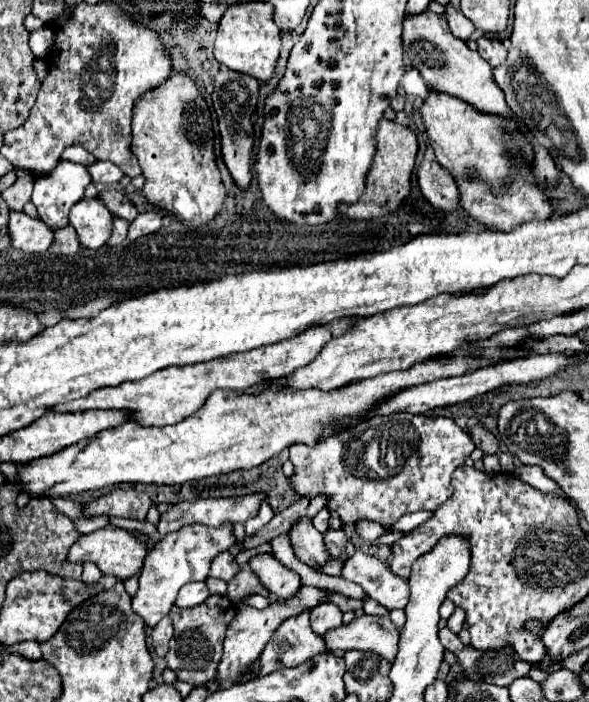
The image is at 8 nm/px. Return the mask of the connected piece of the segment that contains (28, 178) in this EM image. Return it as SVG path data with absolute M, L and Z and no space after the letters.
M16 170L16 182L14 186L10 186L8 190L2 192L2 198L6 200L6 204L12 208L12 210L22 210L24 204L30 200L30 194L32 194L32 182L34 182L34 176L32 172L28 170Z

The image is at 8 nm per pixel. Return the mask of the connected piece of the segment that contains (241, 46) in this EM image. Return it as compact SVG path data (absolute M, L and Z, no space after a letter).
M248 2L234 4L226 10L220 20L216 42L214 42L214 58L240 74L248 74L258 82L268 82L274 76L276 60L280 54L280 28L272 20L272 6L266 2Z

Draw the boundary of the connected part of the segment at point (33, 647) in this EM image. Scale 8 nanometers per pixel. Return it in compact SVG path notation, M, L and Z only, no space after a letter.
M26 641L12 645L11 652L17 652L28 660L36 661L42 658L40 643L36 641Z

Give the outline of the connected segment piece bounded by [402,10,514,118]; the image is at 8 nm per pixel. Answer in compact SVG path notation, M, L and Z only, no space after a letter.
M430 10L422 12L422 16L406 14L402 26L404 26L402 48L412 60L414 68L424 78L426 86L438 92L446 92L450 96L458 96L482 112L514 118L504 100L504 92L494 82L492 66L478 52L472 52L464 40L452 36L446 18L442 14L434 14Z

